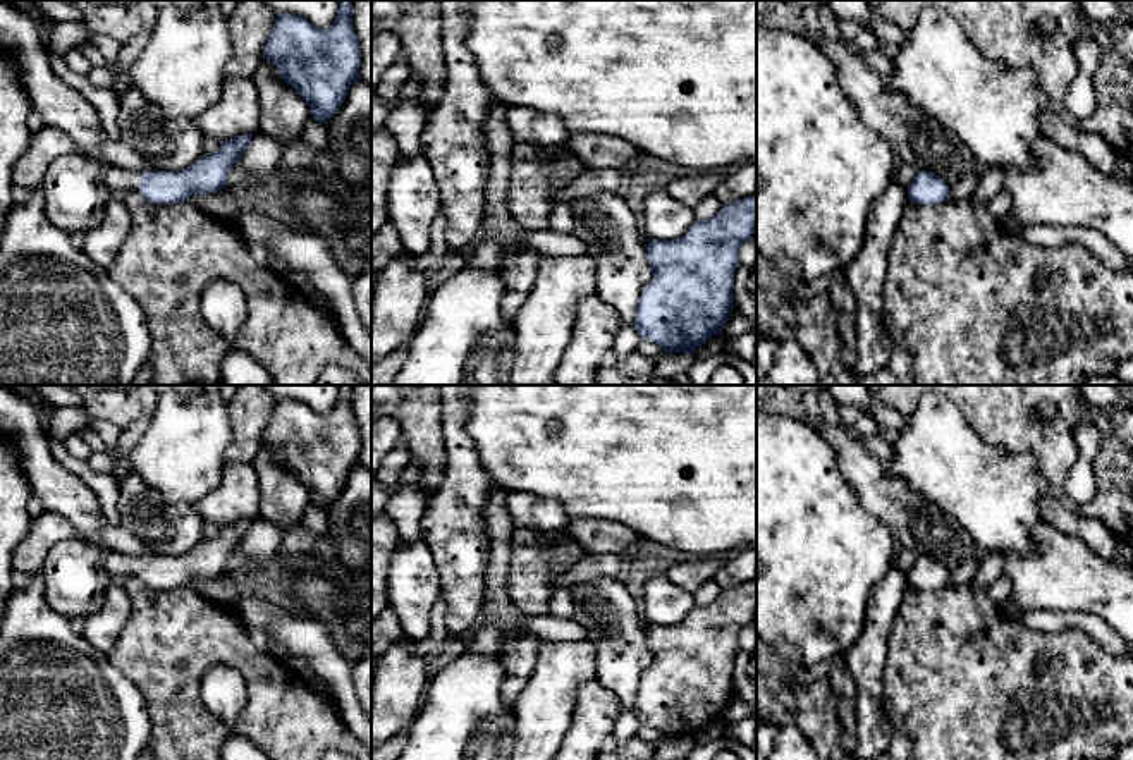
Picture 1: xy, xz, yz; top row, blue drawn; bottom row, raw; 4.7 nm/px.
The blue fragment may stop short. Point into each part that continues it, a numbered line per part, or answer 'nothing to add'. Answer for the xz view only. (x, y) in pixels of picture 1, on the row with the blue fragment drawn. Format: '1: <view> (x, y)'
nothing to add

